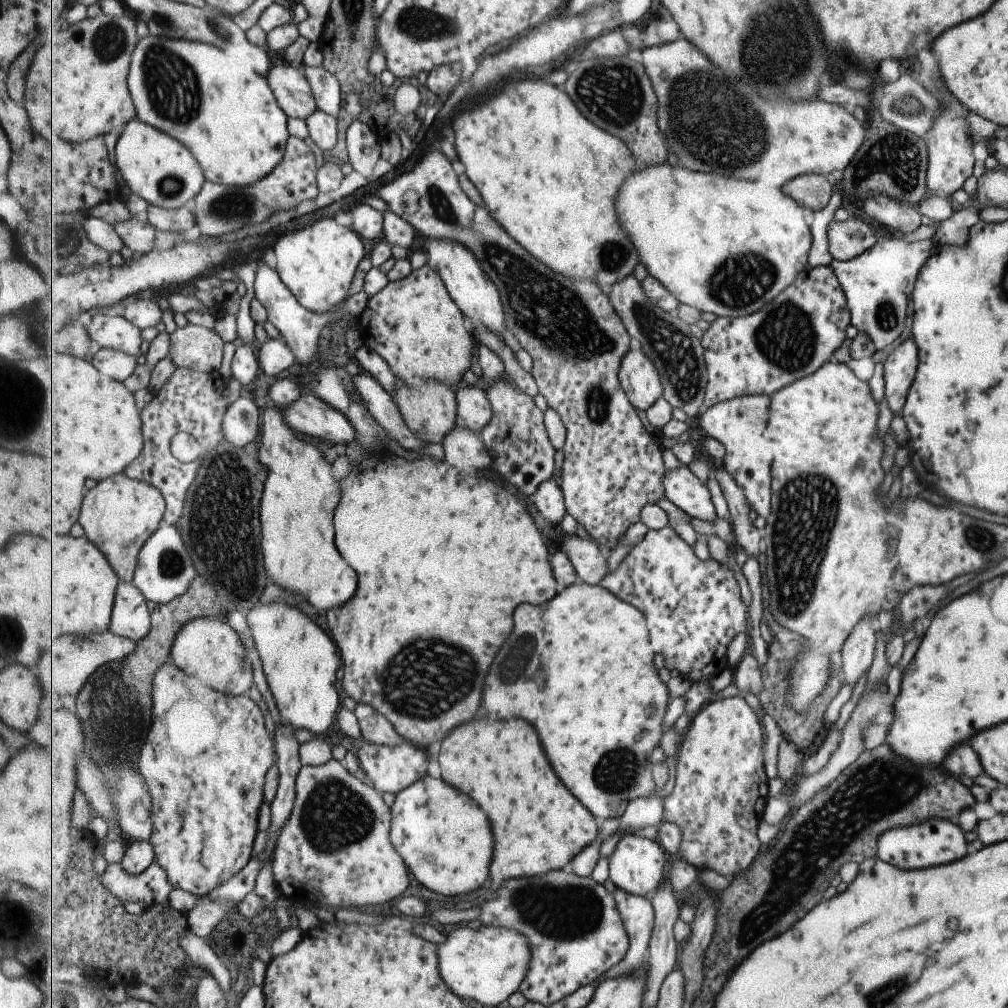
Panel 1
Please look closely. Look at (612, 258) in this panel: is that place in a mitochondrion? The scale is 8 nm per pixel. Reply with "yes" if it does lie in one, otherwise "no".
yes

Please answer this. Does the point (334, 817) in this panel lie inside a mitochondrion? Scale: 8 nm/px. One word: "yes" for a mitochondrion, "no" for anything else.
yes

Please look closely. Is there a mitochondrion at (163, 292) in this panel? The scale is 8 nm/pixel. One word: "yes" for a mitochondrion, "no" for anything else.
no

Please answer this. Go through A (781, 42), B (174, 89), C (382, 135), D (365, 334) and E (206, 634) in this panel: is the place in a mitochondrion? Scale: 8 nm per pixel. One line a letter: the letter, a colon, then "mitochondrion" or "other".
A: mitochondrion
B: mitochondrion
C: other
D: other
E: other

